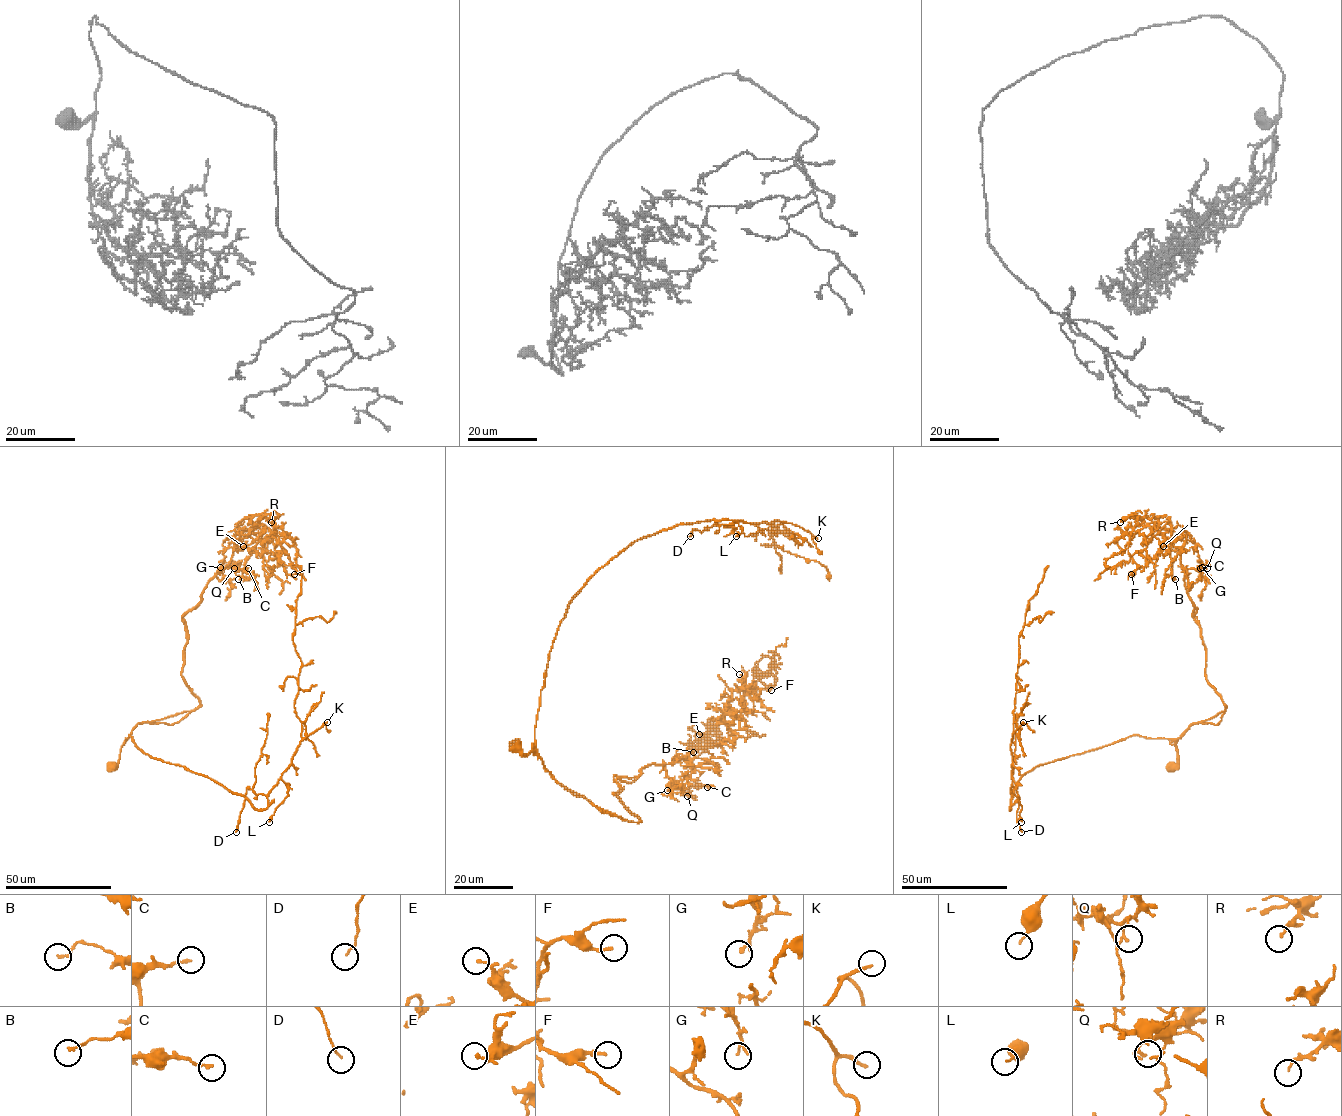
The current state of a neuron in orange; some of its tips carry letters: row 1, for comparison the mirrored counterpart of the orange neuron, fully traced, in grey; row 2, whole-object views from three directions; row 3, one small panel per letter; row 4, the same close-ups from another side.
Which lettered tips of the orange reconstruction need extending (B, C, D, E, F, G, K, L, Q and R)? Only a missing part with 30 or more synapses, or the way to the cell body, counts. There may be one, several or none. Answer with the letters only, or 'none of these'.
G, K

